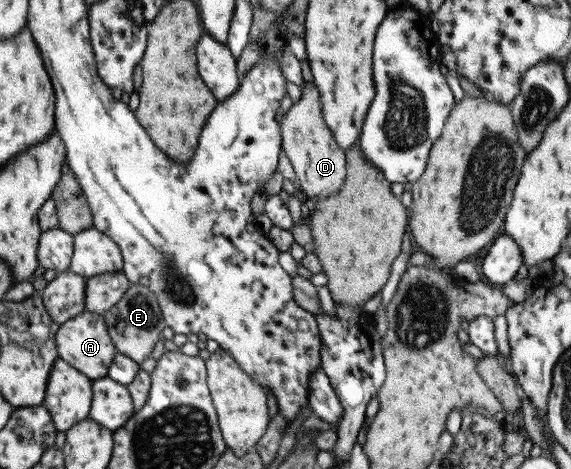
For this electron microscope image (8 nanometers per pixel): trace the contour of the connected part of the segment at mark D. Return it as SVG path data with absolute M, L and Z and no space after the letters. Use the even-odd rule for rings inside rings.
M315 82L303 83L301 97L290 108L280 122L282 150L290 159L299 185L312 203L320 197L337 193L346 178L346 153L337 145L331 129L323 119L322 101Z

